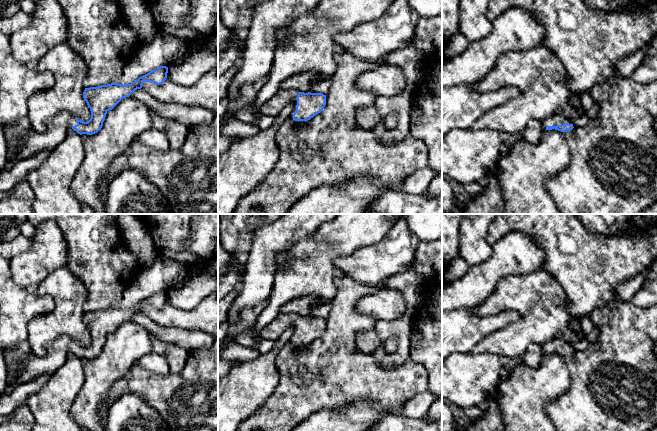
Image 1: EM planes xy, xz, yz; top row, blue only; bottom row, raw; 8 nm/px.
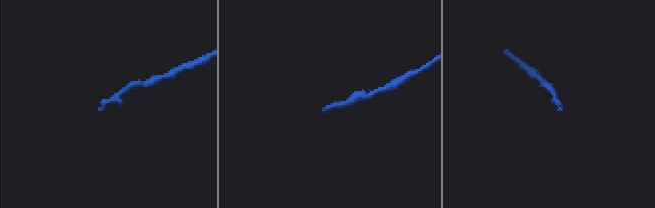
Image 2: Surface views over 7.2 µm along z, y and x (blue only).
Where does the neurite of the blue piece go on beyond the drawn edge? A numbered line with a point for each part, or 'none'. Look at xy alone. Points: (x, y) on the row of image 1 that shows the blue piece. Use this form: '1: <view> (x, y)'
1: xy (33, 142)

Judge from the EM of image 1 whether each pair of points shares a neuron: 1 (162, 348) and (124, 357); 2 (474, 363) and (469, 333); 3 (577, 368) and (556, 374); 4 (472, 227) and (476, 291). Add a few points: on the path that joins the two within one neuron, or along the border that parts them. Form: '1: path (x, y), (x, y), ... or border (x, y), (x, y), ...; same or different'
1: border (149, 334), (152, 350); different
2: border (469, 352), (454, 352), (452, 354); different
3: border (562, 357), (570, 377), (570, 384), (563, 393); different
4: border (493, 251), (487, 259), (469, 268); different

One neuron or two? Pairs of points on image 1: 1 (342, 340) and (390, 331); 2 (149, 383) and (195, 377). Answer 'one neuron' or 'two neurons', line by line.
1: two neurons
2: one neuron

